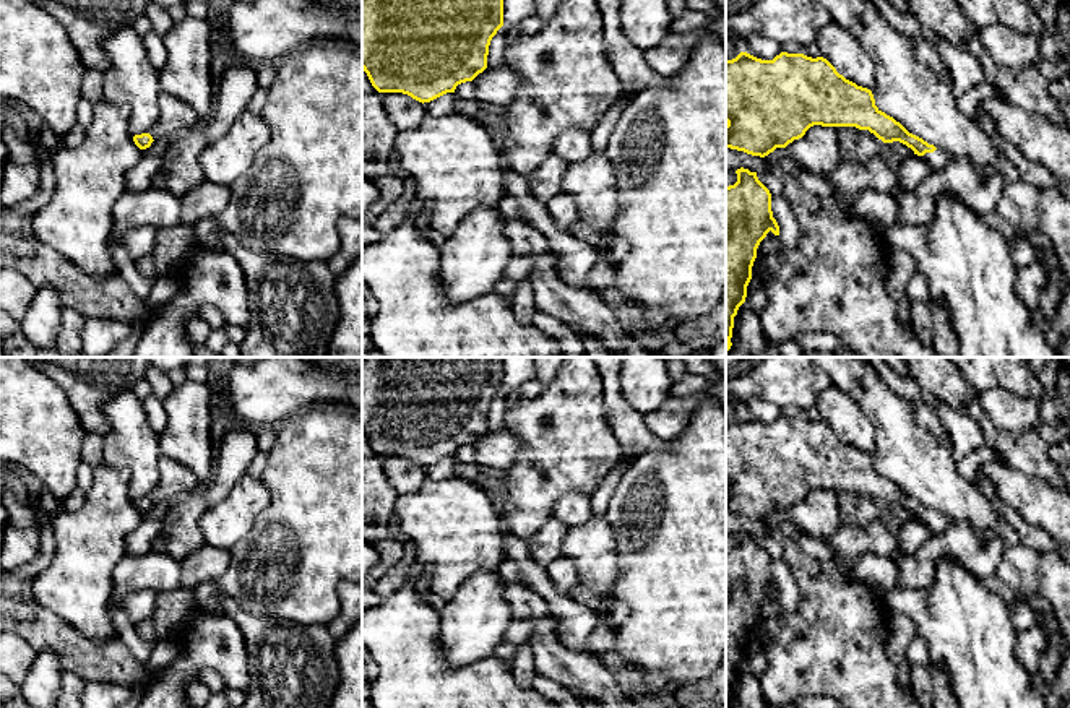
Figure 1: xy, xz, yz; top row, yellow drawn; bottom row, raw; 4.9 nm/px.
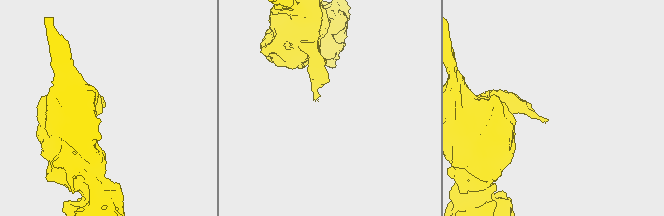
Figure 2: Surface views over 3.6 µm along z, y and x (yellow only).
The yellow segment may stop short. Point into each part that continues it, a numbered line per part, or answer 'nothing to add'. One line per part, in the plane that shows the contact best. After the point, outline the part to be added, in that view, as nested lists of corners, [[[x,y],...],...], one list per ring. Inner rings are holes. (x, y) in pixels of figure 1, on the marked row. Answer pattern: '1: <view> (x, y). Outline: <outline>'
1: yz (937, 159). Outline: [[[935,149],[934,153],[925,153],[922,156],[935,171],[943,169],[950,161],[951,156],[942,149]]]

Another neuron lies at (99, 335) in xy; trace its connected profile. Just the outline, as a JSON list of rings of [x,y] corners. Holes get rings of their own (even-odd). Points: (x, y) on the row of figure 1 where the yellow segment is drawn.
[[[86,317],[81,330],[81,351],[88,356],[107,356],[130,335],[130,325],[110,317]]]

